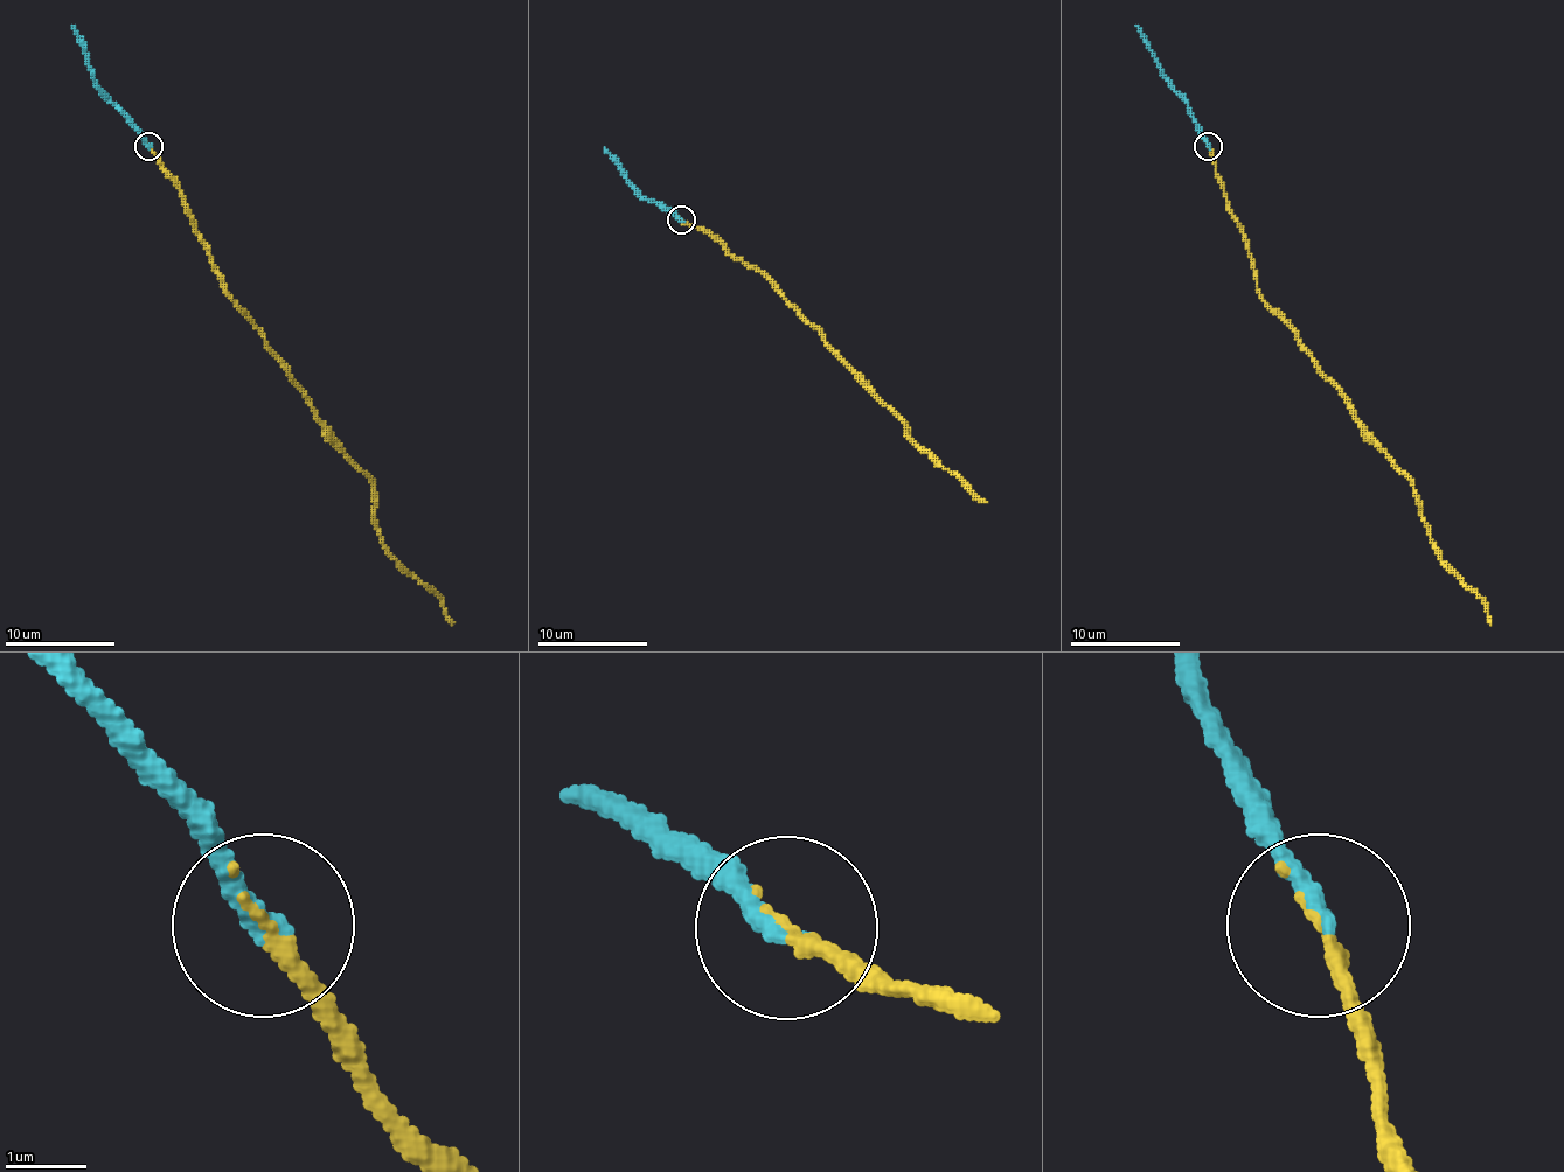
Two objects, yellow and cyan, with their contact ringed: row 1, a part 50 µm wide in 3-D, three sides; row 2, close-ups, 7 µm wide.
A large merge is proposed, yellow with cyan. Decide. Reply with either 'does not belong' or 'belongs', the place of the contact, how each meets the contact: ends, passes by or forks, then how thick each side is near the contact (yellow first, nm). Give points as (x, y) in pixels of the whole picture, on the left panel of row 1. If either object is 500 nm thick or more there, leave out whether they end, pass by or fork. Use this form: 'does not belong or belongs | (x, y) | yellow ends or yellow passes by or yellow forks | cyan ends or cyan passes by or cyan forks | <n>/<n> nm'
belongs | (148, 146) | yellow ends | cyan ends | 200/260 nm

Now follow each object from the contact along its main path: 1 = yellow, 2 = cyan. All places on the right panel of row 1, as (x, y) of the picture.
1: (1207, 146), (1259, 295), (1410, 482), (1430, 542), (1482, 600), (1490, 625)
2: (1207, 146), (1202, 127), (1135, 26)

